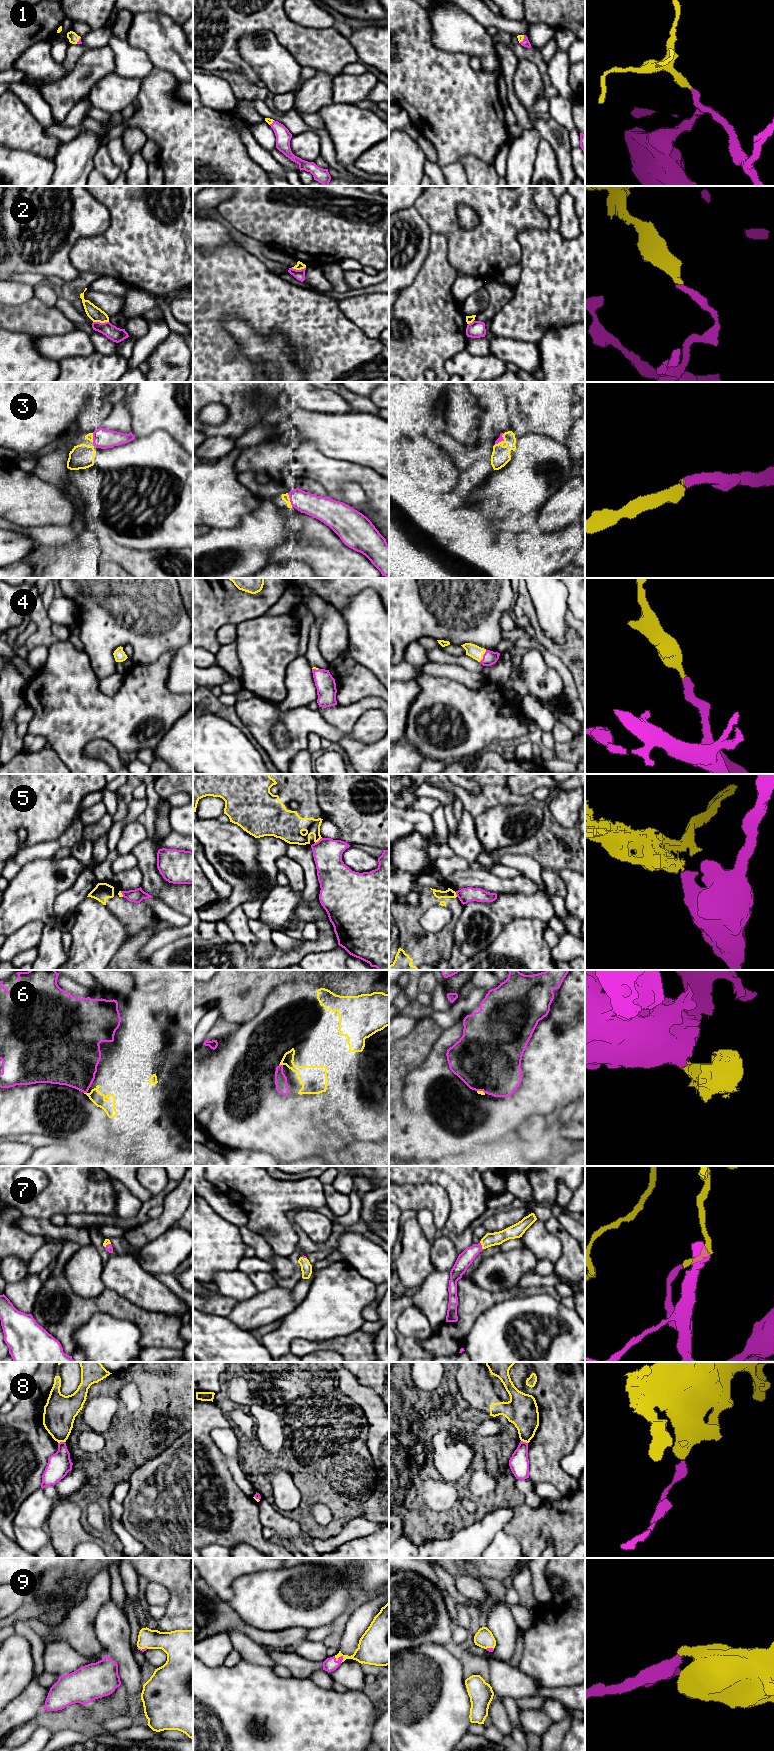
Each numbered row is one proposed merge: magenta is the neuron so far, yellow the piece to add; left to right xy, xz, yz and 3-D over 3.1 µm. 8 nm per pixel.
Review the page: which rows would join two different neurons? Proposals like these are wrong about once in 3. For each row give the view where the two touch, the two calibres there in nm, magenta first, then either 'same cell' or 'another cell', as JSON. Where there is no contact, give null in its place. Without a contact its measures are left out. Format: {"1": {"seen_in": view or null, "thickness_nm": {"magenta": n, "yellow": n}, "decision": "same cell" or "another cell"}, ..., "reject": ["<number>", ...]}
{"1": {"seen_in": "yz", "thickness_nm": {"magenta": 60, "yellow": 50}, "decision": "same cell"}, "2": {"seen_in": "xy", "thickness_nm": {"magenta": 120, "yellow": 110}, "decision": "another cell"}, "3": {"seen_in": "xz", "thickness_nm": {"magenta": 180, "yellow": 60}, "decision": "same cell"}, "4": {"seen_in": "yz", "thickness_nm": {"magenta": 110, "yellow": 110}, "decision": "same cell"}, "5": {"seen_in": "xz", "thickness_nm": {"magenta": 240, "yellow": 190}, "decision": "another cell"}, "6": {"seen_in": "xz", "thickness_nm": {"magenta": 100, "yellow": 180}, "decision": "same cell"}, "7": {"seen_in": "yz", "thickness_nm": {"magenta": 120, "yellow": 110}, "decision": "same cell"}, "8": {"seen_in": "xy", "thickness_nm": {"magenta": 190, "yellow": 260}, "decision": "another cell"}, "9": {"seen_in": "xz", "thickness_nm": {"magenta": 110, "yellow": 200}, "decision": "same cell"}, "reject": ["2", "5", "8"]}

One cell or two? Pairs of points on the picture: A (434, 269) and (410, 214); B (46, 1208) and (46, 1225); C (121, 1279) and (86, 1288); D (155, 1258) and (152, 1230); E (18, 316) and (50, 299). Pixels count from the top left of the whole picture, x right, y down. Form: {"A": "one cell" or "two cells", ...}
{"A": "two cells", "B": "two cells", "C": "two cells", "D": "two cells", "E": "two cells"}

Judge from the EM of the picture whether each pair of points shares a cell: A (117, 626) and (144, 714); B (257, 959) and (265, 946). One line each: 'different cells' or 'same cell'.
A: different cells
B: same cell

